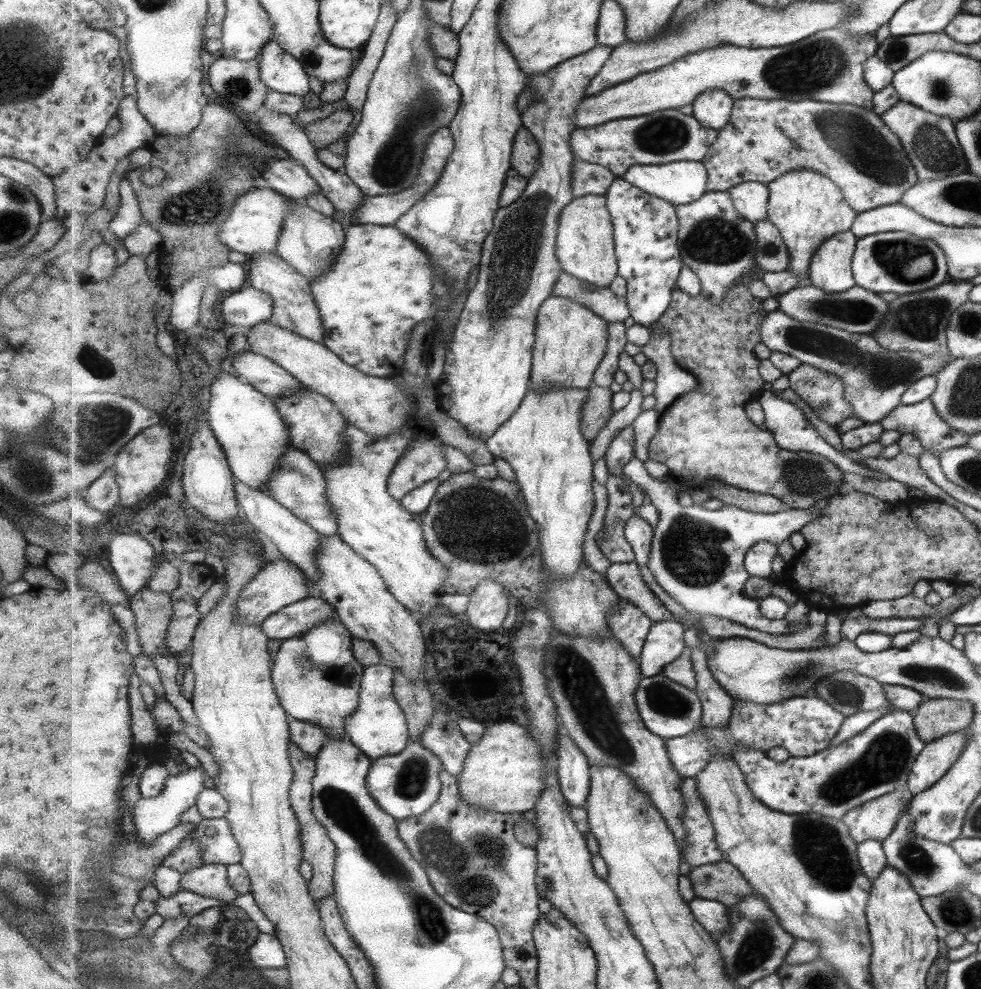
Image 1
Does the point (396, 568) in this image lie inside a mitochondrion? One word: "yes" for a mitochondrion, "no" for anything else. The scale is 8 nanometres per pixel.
no

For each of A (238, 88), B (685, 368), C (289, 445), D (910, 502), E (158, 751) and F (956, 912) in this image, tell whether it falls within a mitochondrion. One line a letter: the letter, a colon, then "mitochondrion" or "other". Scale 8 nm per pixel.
A: mitochondrion
B: other
C: other
D: other
E: other
F: mitochondrion

